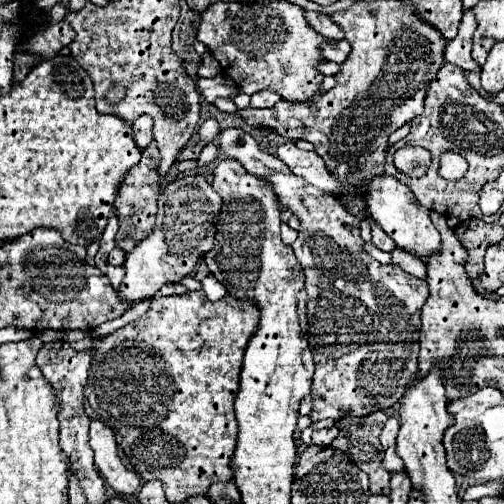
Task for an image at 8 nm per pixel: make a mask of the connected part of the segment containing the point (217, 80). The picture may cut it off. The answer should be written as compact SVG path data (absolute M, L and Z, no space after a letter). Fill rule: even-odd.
M217 74L215 78L197 78L197 88L207 102L215 102L215 98L231 98L237 94L235 82L225 74Z

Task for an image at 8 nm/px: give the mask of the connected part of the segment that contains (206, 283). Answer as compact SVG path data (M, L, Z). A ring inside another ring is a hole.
M207 276L201 284L203 284L203 292L205 292L207 300L211 300L211 302L217 302L217 300L221 300L227 294L227 290L223 288L223 284L217 282L215 276Z

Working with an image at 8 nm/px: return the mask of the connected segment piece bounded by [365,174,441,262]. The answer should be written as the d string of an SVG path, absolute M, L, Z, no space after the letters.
M383 174L373 178L367 186L365 202L371 218L385 230L387 236L391 236L397 248L421 258L423 262L433 256L433 252L441 252L441 236L429 218L429 210L421 206L413 192L393 176Z

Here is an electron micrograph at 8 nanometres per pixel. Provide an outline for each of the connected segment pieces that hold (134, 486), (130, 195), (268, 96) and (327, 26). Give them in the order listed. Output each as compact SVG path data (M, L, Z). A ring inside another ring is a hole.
M101 420L91 422L89 430L89 444L95 452L95 468L103 476L103 480L119 494L119 496L133 496L141 488L141 478L135 472L129 472L119 456L113 430L105 426Z
M151 142L143 152L141 152L141 162L133 166L125 178L121 180L117 188L117 200L115 200L115 214L119 218L119 232L117 232L117 246L123 252L131 252L149 232L153 232L153 220L157 214L157 198L161 194L159 186L163 182L163 176L157 172L159 164L159 148L155 142Z
M263 90L263 92L257 92L251 96L251 108L271 108L277 102L279 102L279 96L269 90Z
M305 12L309 24L323 36L329 36L329 38L336 41L344 39L344 32L341 28L333 22L331 16L323 16L323 14L317 14L317 12Z

